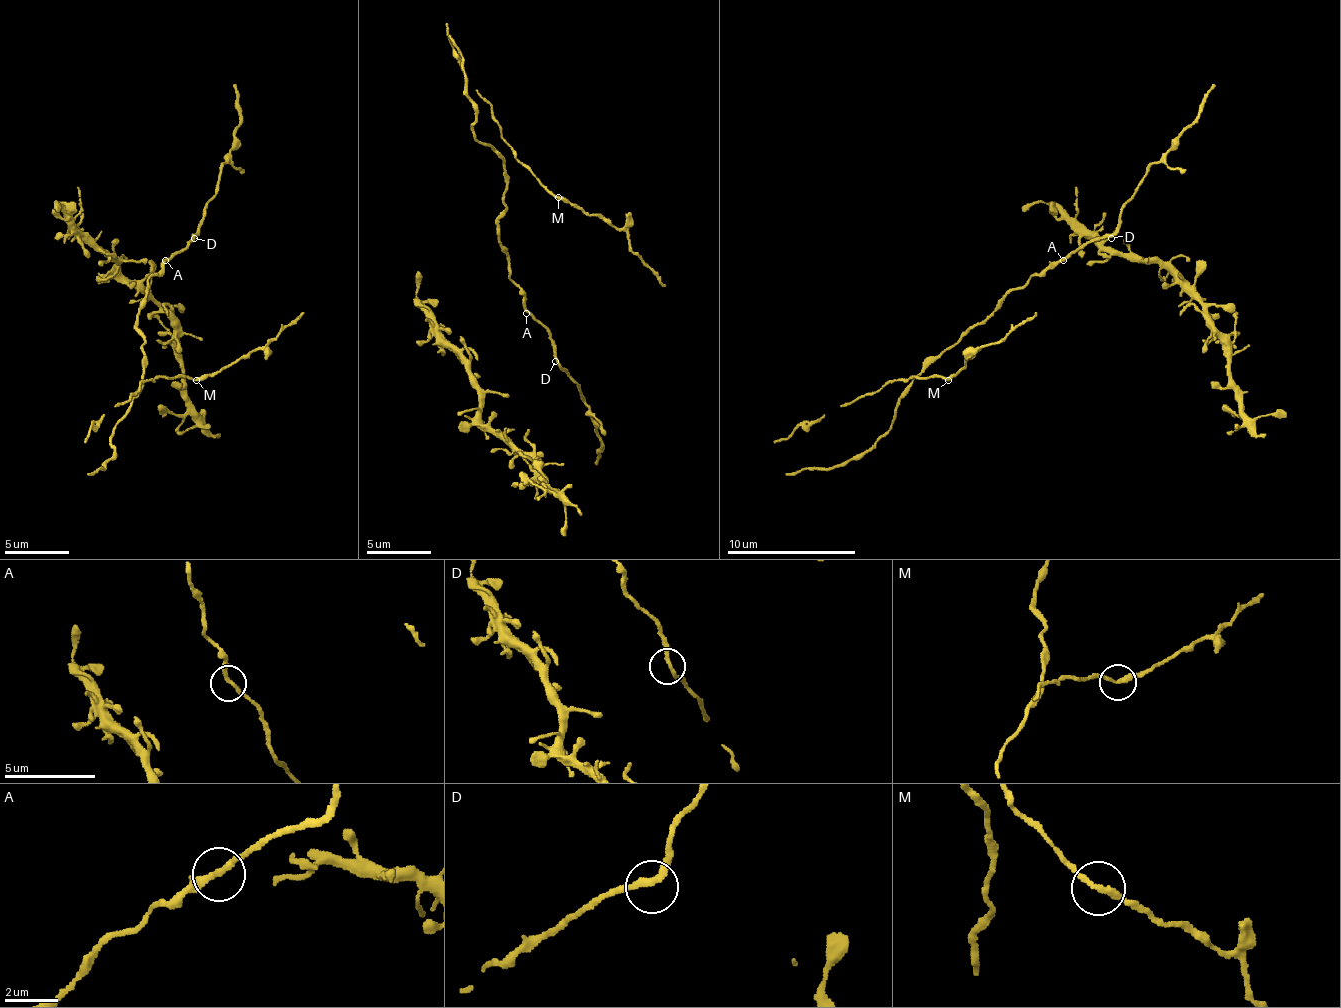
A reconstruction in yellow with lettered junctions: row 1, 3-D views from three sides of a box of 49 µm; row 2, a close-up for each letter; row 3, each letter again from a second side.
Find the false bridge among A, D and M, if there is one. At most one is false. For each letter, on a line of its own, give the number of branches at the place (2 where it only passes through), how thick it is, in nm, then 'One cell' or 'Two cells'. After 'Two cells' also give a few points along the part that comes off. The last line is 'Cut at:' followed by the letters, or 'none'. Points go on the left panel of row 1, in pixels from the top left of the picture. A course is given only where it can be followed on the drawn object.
A: Branches: 2. Thickness 240 nm. One cell
D: Branches: 2. Thickness 240 nm. One cell
M: Branches: 2. Thickness 240 nm. One cell
Cut at: none

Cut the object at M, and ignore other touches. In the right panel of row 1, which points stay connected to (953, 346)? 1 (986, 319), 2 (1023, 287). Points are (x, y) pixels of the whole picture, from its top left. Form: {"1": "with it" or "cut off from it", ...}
{"1": "with it", "2": "with it"}

